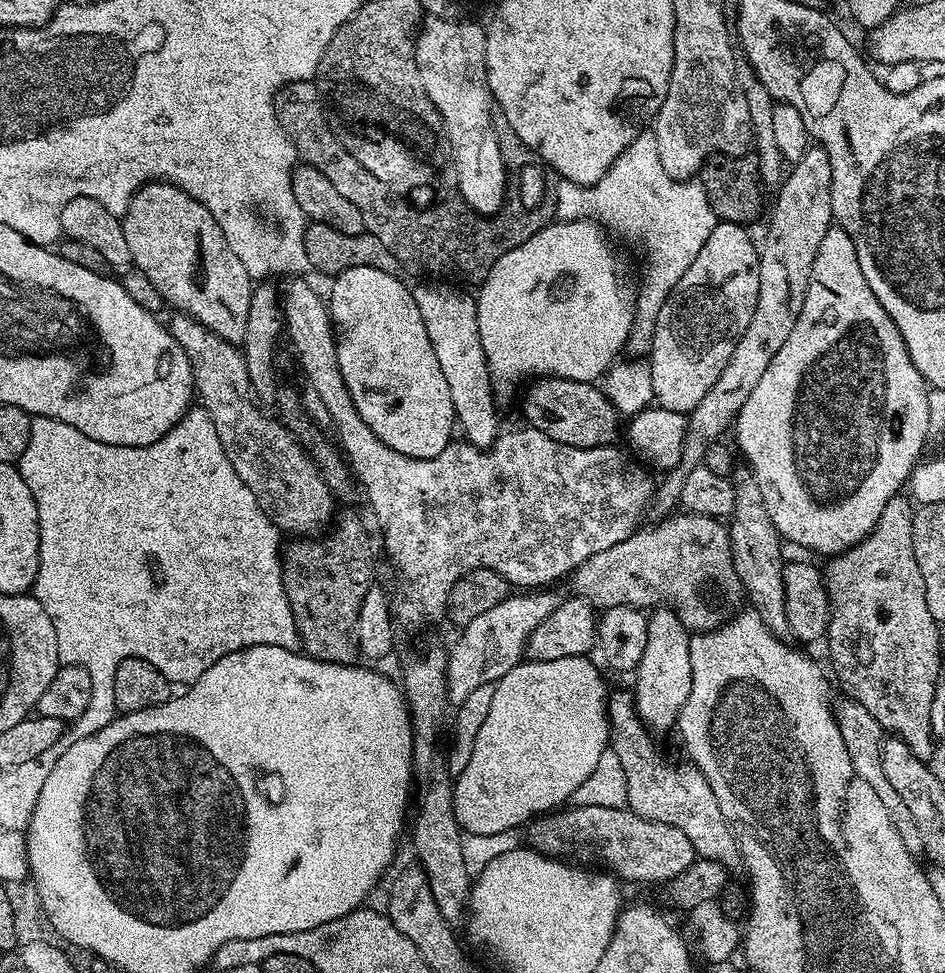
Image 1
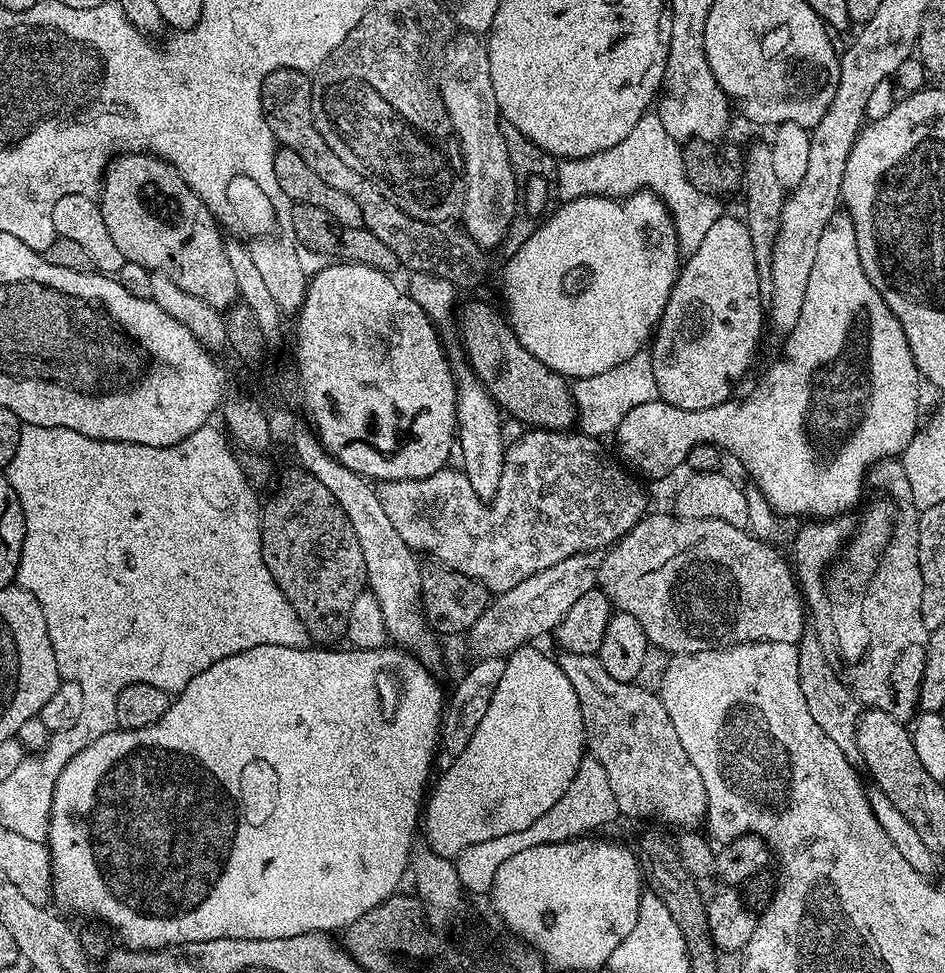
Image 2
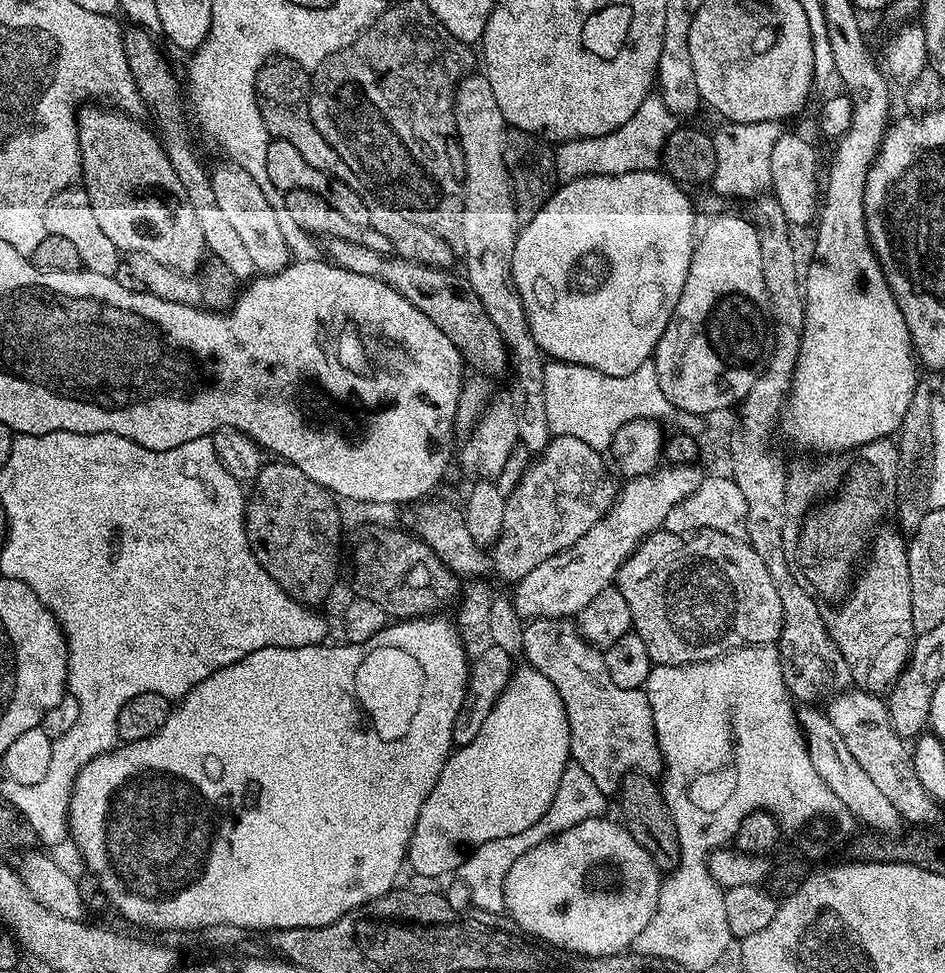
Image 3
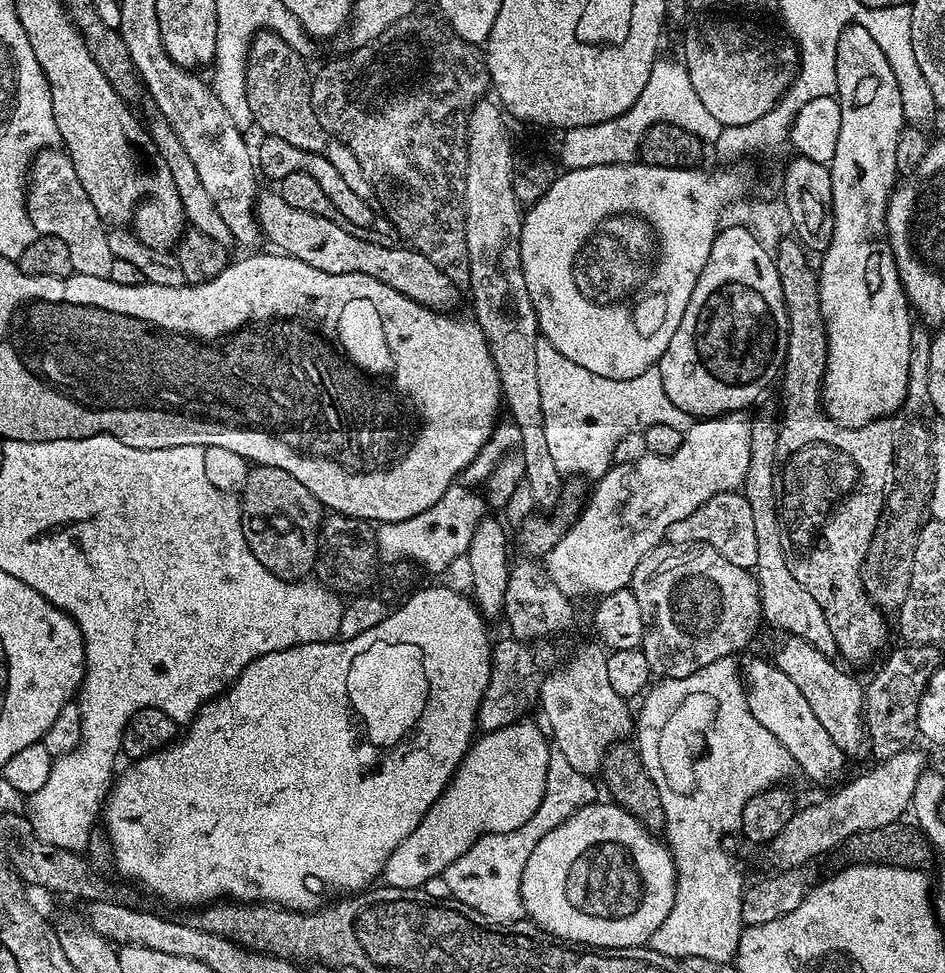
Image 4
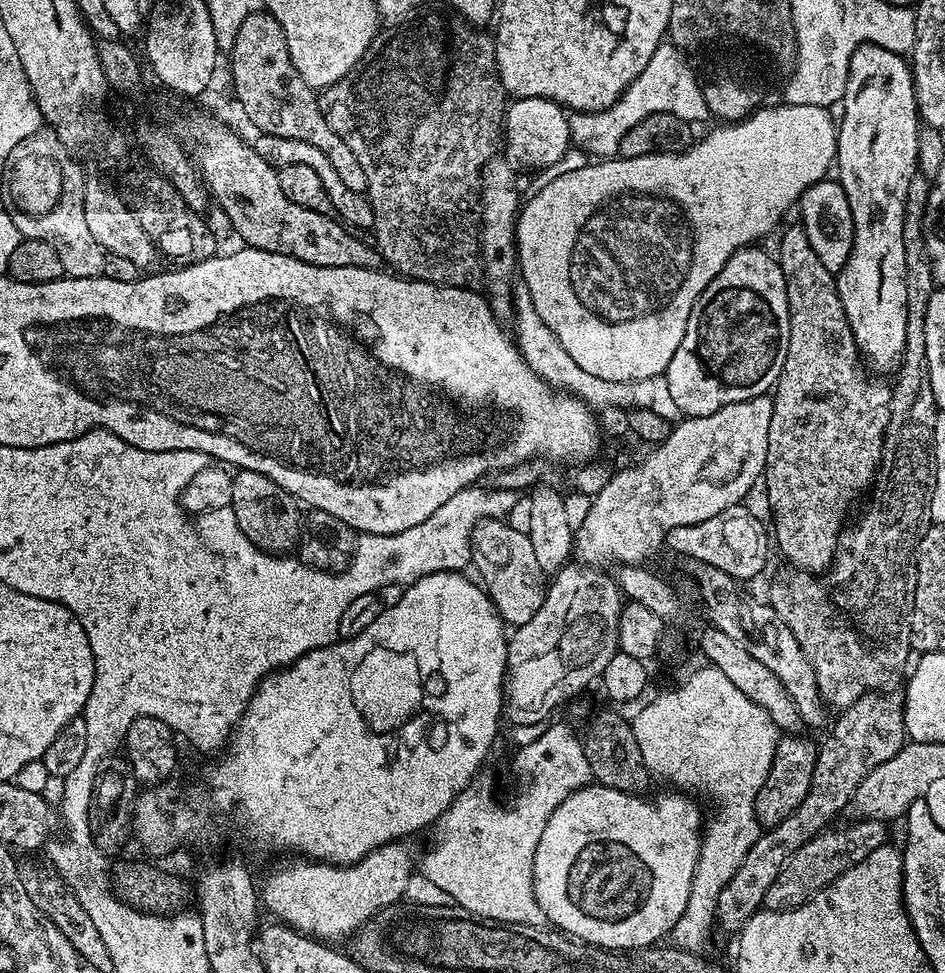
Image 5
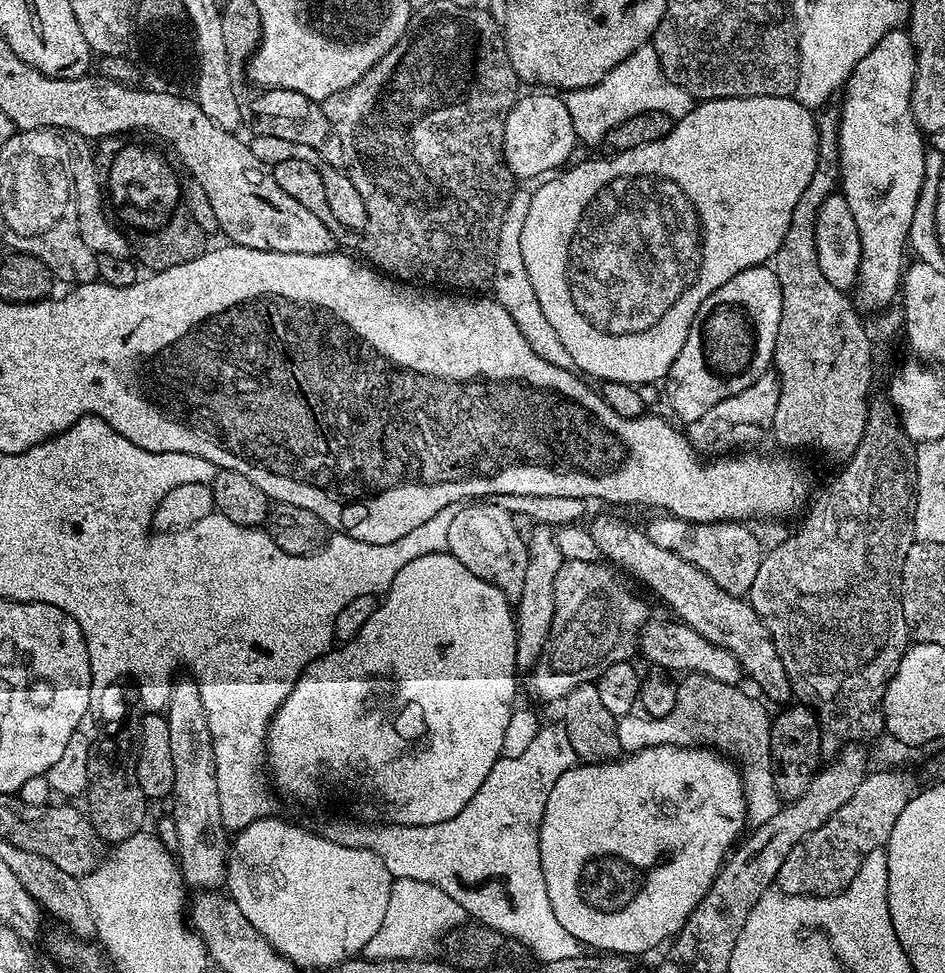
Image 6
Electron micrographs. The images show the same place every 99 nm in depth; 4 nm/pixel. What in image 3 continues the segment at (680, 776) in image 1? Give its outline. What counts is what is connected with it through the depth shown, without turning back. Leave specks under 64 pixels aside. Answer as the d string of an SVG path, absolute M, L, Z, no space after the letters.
M541 616L529 619L523 625L523 629L522 655L528 659L525 661L531 667L546 674L546 678L550 678L550 682L554 682L564 703L566 718L570 726L571 759L579 764L582 770L586 770L586 774L590 774L590 778L594 778L594 786L598 786L598 790L602 790L604 796L612 798L617 795L621 780L629 772L644 772L653 778L659 777L662 772L662 757L656 741L654 718L648 705L647 691L614 686L614 682L610 682L608 677L603 651L593 644L589 644L580 635L571 619L555 620L549 616Z

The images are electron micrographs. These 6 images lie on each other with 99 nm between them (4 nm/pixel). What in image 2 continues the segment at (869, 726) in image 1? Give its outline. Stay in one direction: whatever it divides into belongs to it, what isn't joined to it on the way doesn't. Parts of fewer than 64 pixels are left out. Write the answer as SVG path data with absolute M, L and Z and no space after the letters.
M805 635L798 645L798 674L802 686L802 698L806 698L806 708L810 710L814 722L818 722L822 734L826 734L826 738L830 738L837 744L838 750L842 750L846 759L853 762L859 761L856 727L862 715L862 705L845 686L840 675L832 669L832 664L826 658L815 635Z

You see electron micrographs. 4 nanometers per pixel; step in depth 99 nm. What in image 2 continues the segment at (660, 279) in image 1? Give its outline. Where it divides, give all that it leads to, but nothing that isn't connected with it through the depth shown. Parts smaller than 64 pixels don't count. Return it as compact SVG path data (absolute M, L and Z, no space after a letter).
M645 114L638 126L618 142L618 146L610 146L610 150L602 150L586 158L560 160L556 166L556 194L564 202L583 196L623 198L645 190L659 196L668 207L684 254L698 250L698 246L702 246L702 238L706 238L706 230L710 230L710 226L714 226L719 216L726 212L726 208L720 205L723 204L721 197L698 190L698 186L686 178L681 145L666 134L666 126L662 126L656 114Z

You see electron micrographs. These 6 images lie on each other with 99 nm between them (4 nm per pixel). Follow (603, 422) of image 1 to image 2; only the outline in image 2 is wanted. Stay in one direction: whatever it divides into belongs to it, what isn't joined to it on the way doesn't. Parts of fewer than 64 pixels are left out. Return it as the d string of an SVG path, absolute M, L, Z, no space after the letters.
M472 300L463 308L464 305L458 312L459 347L464 349L471 375L480 381L497 408L507 415L509 412L532 430L569 431L578 420L569 381L538 362L538 358L518 342L503 311L495 312L484 300Z

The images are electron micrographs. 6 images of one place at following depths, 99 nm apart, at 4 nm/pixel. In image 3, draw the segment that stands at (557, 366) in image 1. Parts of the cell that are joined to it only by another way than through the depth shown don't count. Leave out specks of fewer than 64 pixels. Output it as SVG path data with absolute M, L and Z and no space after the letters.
M660 170L627 172L617 176L579 176L577 180L561 183L542 206L542 210L538 210L538 214L534 214L534 218L527 220L521 227L514 246L512 280L522 298L534 342L545 357L590 366L611 376L634 374L638 366L653 359L658 342L674 314L674 306L678 306L678 298L682 298L682 286L686 286L686 274L690 270L692 251L695 250L698 239L697 229L692 229L692 200L683 191L687 192L671 176Z

